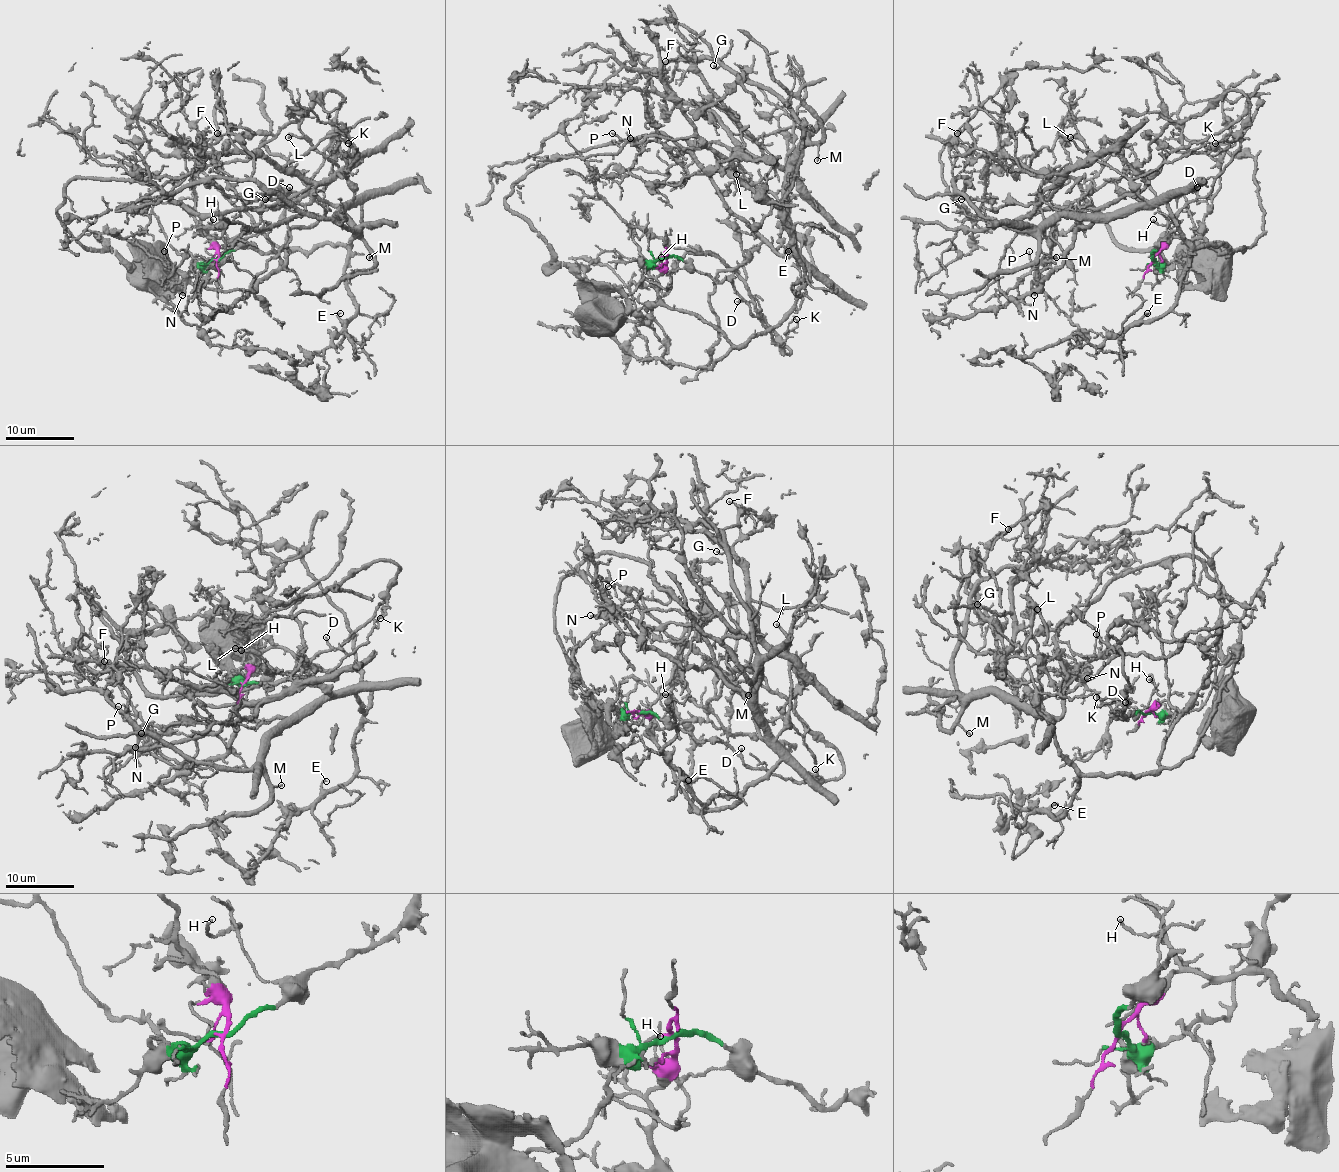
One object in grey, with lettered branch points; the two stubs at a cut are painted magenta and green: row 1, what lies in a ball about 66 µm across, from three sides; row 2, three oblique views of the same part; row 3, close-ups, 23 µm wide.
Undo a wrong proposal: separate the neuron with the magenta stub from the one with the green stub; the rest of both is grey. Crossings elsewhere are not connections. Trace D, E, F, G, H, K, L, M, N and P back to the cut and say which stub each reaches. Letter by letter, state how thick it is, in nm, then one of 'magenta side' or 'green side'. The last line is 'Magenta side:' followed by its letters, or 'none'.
D: calibre 150 nm; green side
E: calibre 160 nm; magenta side
F: calibre 90 nm; magenta side
G: calibre 110 nm; magenta side
H: calibre 140 nm; green side
K: calibre 100 nm; green side
L: calibre 60 nm; magenta side
M: calibre 110 nm; magenta side
N: calibre 170 nm; magenta side
P: calibre 120 nm; magenta side
Magenta side: E, F, G, L, M, N, P

